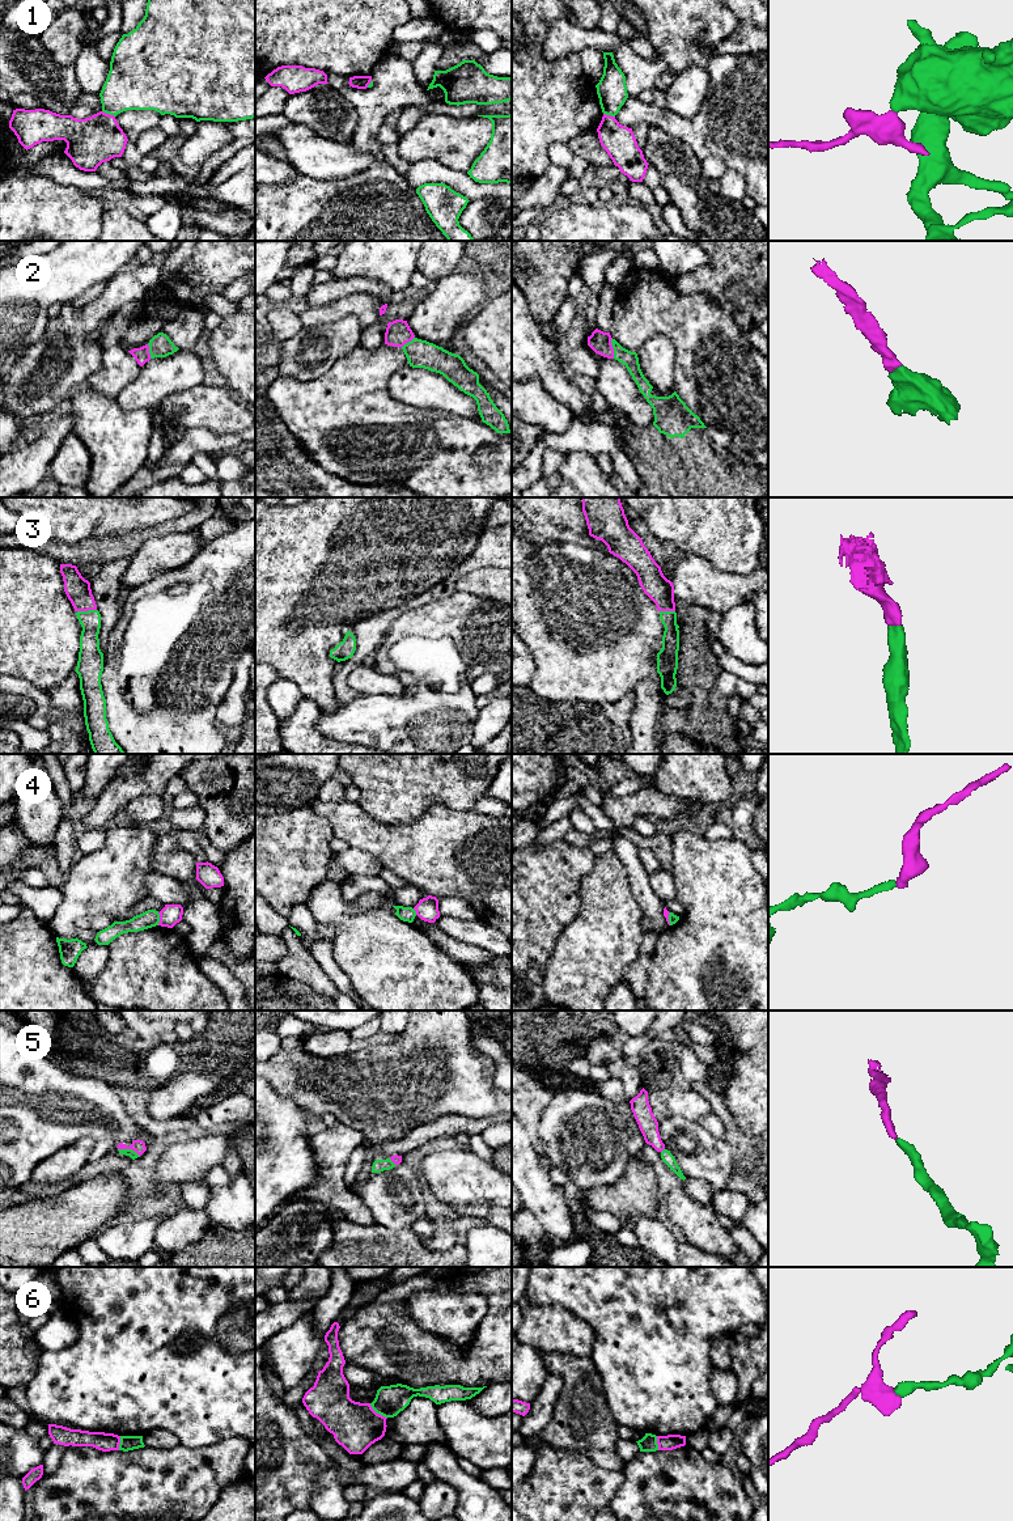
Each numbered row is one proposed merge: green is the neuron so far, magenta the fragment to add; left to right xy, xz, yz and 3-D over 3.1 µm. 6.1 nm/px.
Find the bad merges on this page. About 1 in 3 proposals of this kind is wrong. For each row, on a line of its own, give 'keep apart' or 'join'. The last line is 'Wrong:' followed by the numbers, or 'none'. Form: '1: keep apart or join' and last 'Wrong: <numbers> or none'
1: keep apart
2: join
3: join
4: join
5: join
6: keep apart
Wrong: 1, 6

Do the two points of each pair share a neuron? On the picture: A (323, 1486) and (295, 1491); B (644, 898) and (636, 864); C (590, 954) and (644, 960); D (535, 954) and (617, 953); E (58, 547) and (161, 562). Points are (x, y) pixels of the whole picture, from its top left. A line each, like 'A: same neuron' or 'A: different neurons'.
A: different neurons
B: same neuron
C: different neurons
D: different neurons
E: different neurons

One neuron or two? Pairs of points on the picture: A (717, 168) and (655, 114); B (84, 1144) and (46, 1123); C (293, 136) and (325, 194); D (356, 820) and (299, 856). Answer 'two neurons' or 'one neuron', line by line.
A: two neurons
B: two neurons
C: two neurons
D: two neurons

